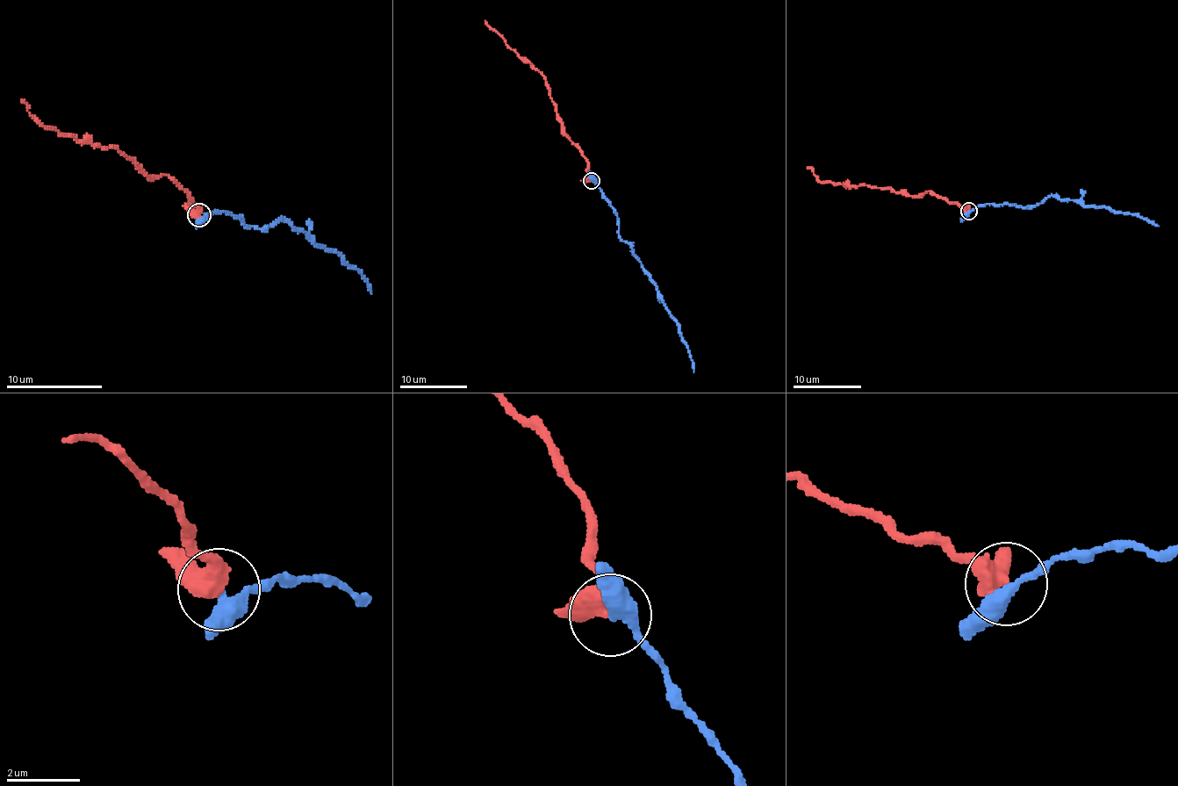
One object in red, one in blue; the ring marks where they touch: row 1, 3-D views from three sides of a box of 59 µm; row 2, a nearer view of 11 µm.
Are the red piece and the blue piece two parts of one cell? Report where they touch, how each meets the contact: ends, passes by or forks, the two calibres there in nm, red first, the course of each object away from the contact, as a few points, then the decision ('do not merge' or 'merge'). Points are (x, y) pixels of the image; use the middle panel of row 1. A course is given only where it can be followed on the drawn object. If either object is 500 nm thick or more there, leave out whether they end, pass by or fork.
at (591, 181); red passes by; blue passes by; 460 nm thick on the red side, 400 nm on the other; red runs (592, 181), (587, 161), (564, 132), (545, 78), (485, 20); blue runs (592, 181), (617, 216), (619, 234), (641, 263), (657, 296), (677, 323), (693, 372); merge

